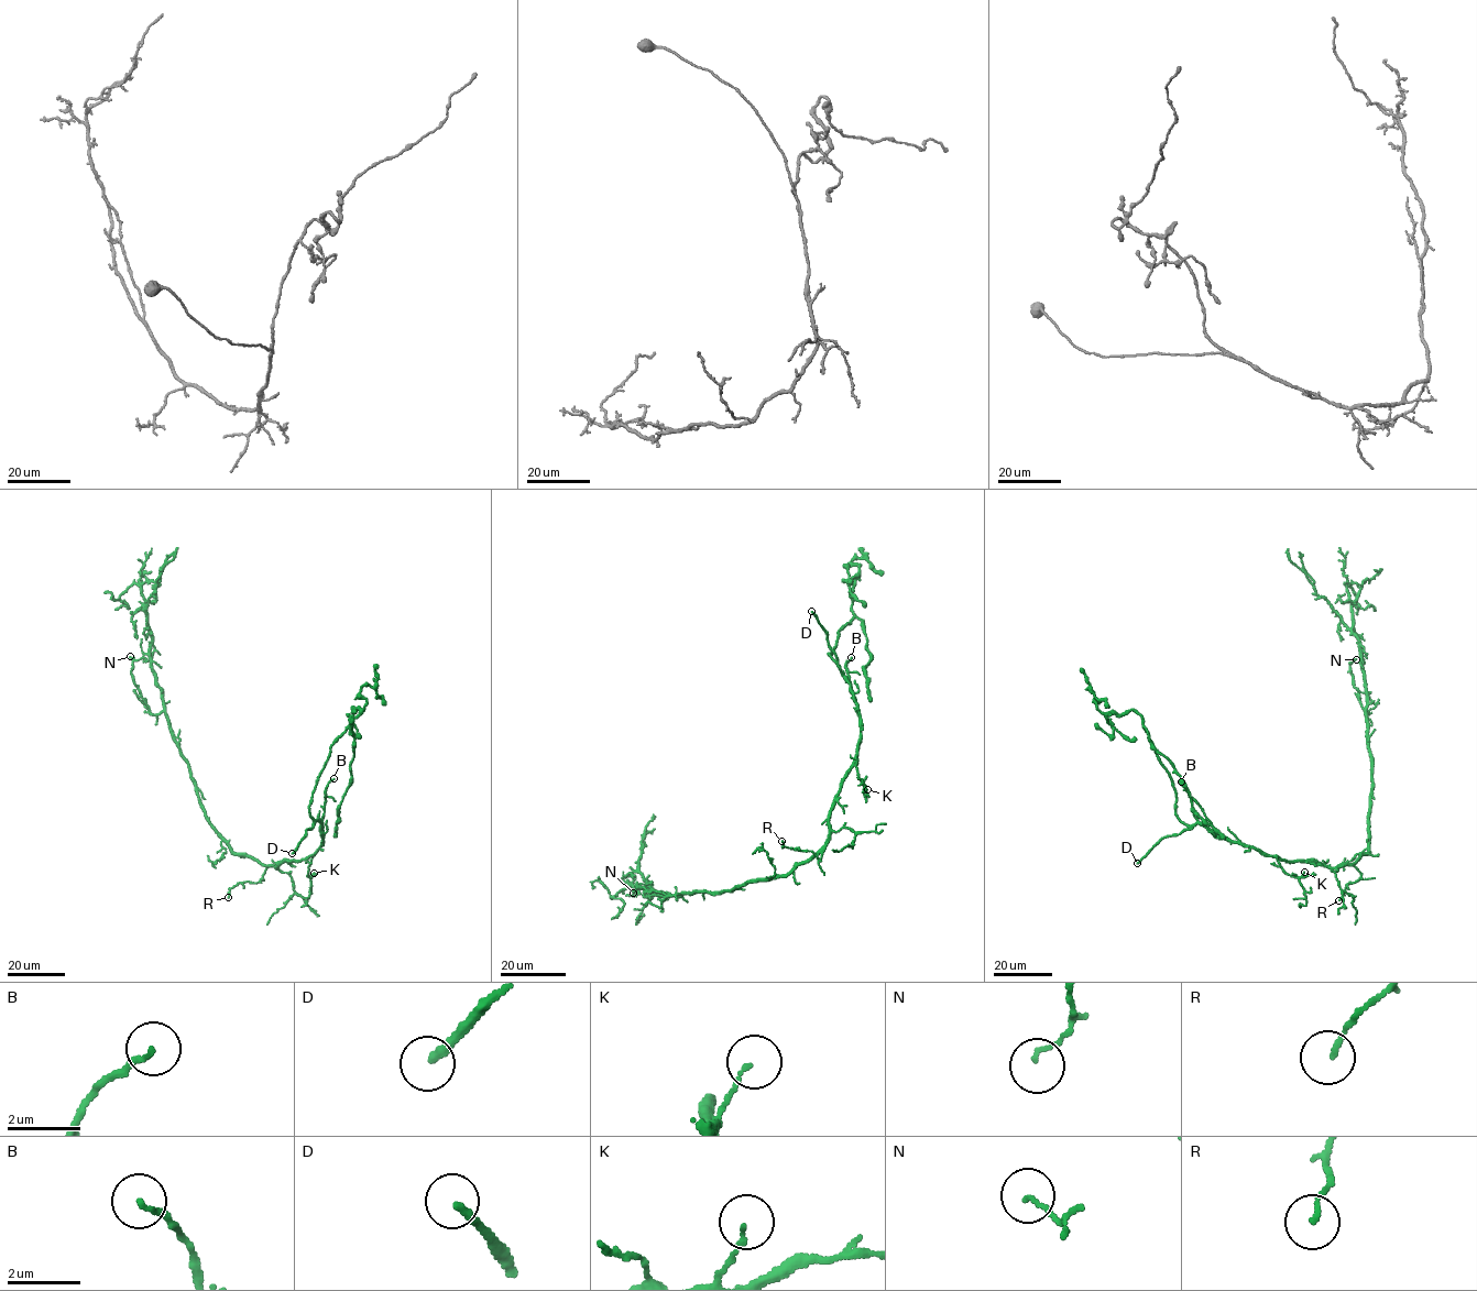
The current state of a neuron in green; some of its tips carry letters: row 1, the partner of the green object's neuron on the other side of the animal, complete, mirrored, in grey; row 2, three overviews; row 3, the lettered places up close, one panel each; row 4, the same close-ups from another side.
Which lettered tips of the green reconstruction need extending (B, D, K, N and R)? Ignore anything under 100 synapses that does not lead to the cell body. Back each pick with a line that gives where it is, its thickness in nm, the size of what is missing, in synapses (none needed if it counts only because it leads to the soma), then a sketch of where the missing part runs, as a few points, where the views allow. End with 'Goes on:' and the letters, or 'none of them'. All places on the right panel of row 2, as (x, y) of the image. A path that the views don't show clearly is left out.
D: (1137, 863) | 240 nm | (1137, 863), (1098, 888), (1070, 897), (1060, 905), (1045, 904), (1035, 898), (1036, 894)
Goes on: D

